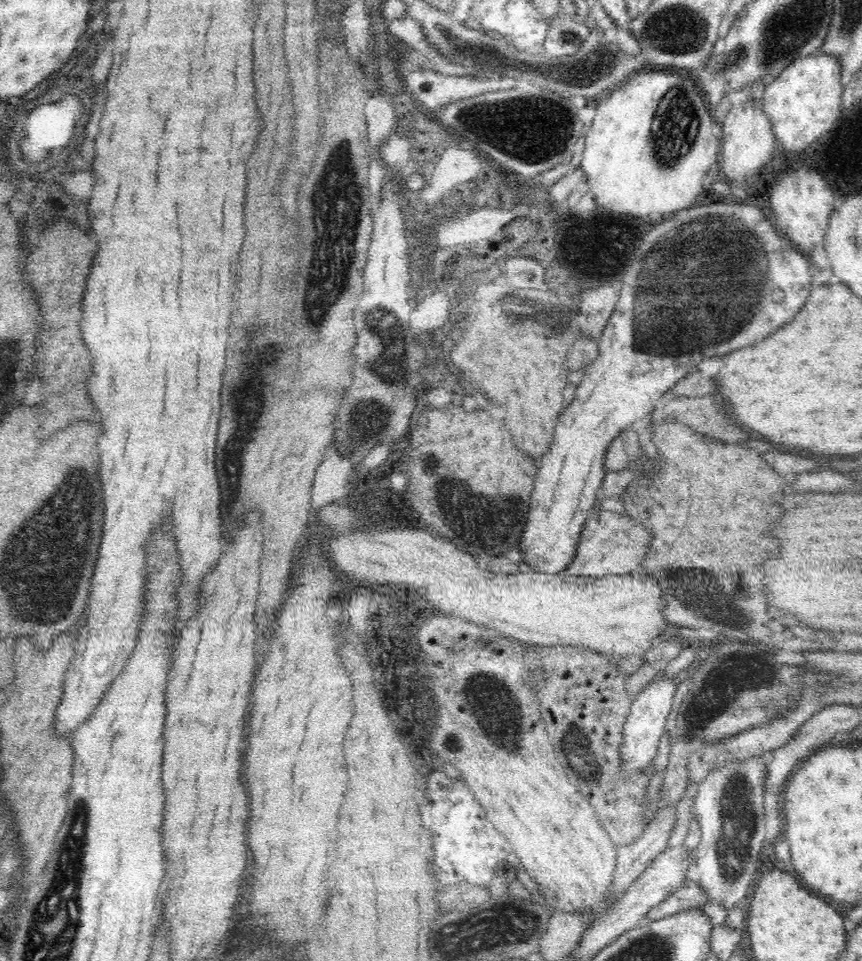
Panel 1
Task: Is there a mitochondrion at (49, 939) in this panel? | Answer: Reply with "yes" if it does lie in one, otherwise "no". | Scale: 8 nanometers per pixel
yes

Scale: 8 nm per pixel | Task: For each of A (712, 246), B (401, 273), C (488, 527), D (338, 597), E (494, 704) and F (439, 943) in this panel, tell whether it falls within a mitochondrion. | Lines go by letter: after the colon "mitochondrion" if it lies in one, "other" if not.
A: mitochondrion
B: other
C: mitochondrion
D: other
E: mitochondrion
F: other

